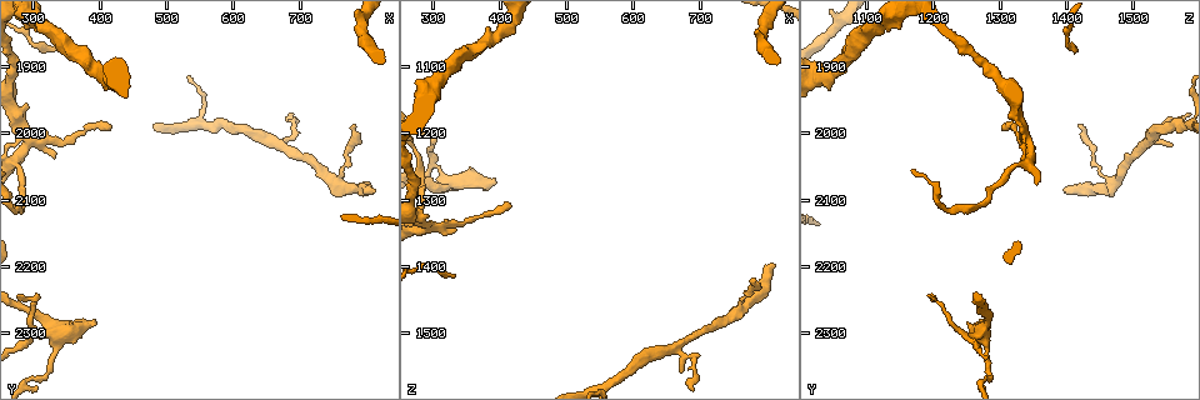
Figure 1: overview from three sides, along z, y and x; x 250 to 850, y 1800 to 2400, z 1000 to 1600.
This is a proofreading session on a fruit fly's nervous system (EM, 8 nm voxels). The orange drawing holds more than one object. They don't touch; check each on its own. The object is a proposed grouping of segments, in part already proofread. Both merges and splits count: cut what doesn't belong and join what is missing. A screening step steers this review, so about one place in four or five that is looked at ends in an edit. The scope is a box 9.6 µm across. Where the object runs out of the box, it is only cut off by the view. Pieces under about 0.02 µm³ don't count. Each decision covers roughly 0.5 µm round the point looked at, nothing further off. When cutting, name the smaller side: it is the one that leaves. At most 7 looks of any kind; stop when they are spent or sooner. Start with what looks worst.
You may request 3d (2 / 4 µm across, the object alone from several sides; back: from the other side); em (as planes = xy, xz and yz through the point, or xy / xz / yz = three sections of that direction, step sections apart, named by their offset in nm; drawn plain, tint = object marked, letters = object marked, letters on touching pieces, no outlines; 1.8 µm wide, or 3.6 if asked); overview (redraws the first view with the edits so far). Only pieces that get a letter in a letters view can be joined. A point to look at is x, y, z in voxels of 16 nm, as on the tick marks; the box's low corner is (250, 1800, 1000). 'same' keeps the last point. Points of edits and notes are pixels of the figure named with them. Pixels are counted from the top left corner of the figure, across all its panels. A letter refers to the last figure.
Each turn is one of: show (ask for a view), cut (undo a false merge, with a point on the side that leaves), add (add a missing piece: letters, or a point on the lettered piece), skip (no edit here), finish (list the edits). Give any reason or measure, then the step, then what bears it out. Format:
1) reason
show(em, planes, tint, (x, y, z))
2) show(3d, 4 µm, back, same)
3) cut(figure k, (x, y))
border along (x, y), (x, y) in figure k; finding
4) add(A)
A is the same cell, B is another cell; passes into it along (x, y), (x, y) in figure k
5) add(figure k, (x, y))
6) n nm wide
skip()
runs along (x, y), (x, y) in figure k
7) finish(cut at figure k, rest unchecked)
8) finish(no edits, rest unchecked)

a fork
show(em, 3.6 µm, planes, tint, (290, 2005, 1335))

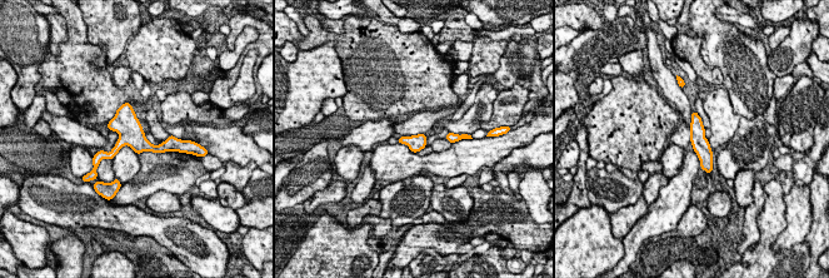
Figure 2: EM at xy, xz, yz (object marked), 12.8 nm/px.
see the neighbours
show(em, 3.6 µm, planes, letters, same)

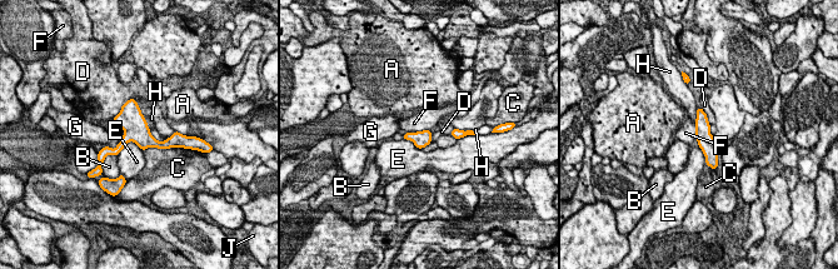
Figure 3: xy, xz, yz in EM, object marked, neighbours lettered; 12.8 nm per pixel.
skip()
A, B, C, D, E, F, G, H and J are other cells; border along (429, 129), (408, 133) in figure 3; one neuron here

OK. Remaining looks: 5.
free end
show(3d, 4 µm, (810, 2080, 1395))

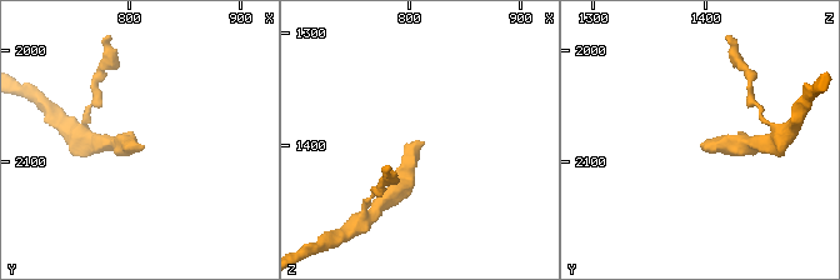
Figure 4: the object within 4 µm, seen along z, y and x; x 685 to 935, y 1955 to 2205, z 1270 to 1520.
need the tissue
show(em, xy, step 16, tint, (808, 2082, 1396))

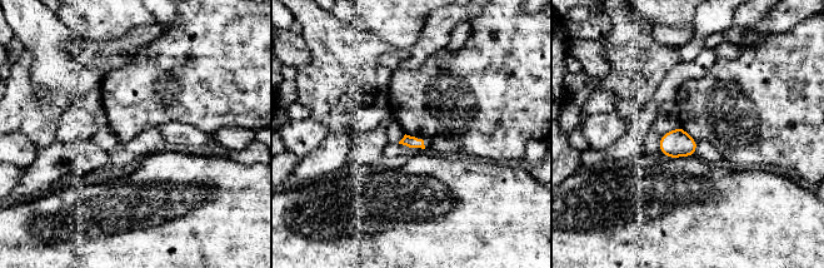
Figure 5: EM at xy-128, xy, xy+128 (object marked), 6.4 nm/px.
show(em, xz, step 16, letters, same)

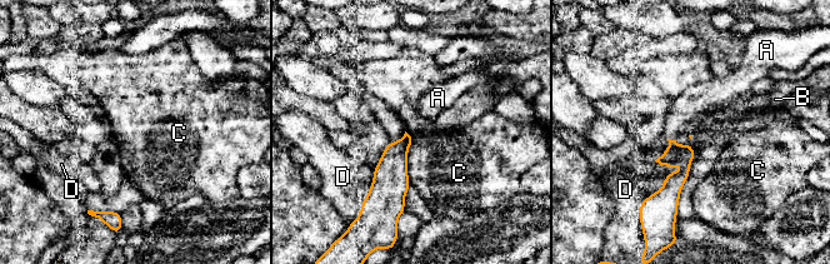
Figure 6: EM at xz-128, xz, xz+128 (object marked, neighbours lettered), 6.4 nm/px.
add(A)
A is the same cell, B, C and D are other cells; passes into it along (675, 154), (670, 140), (689, 109) in figure 6; the neuron continues

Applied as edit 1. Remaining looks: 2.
see it whole again
show(overview)

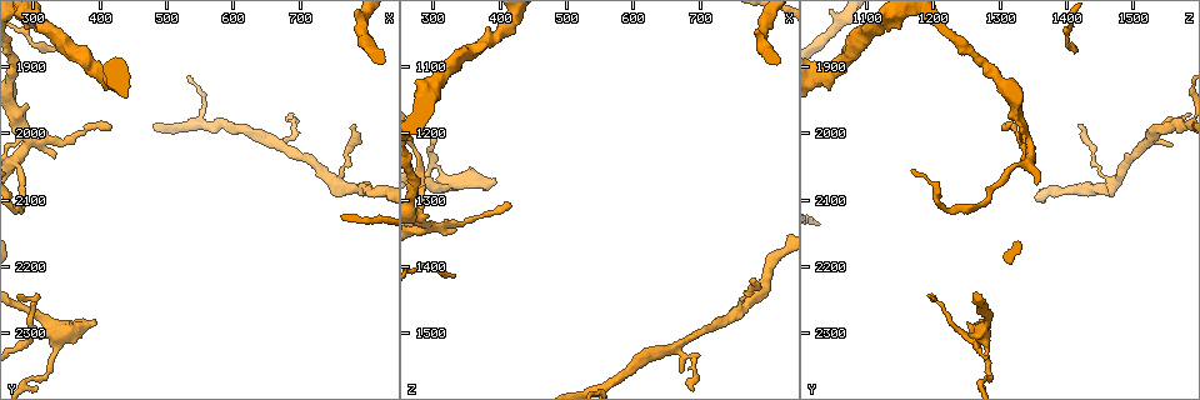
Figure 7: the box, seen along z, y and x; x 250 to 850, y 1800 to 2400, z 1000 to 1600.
free end
show(em, planes, letters, (675, 2020, 1555))

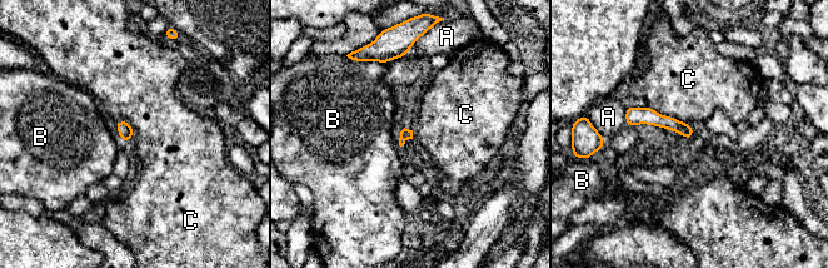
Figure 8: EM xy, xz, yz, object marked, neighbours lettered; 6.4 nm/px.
skip()
A, B and C are other cells; no lettered piece goes on from it

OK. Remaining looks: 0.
finish(add at figure 6, rest unchecked)

